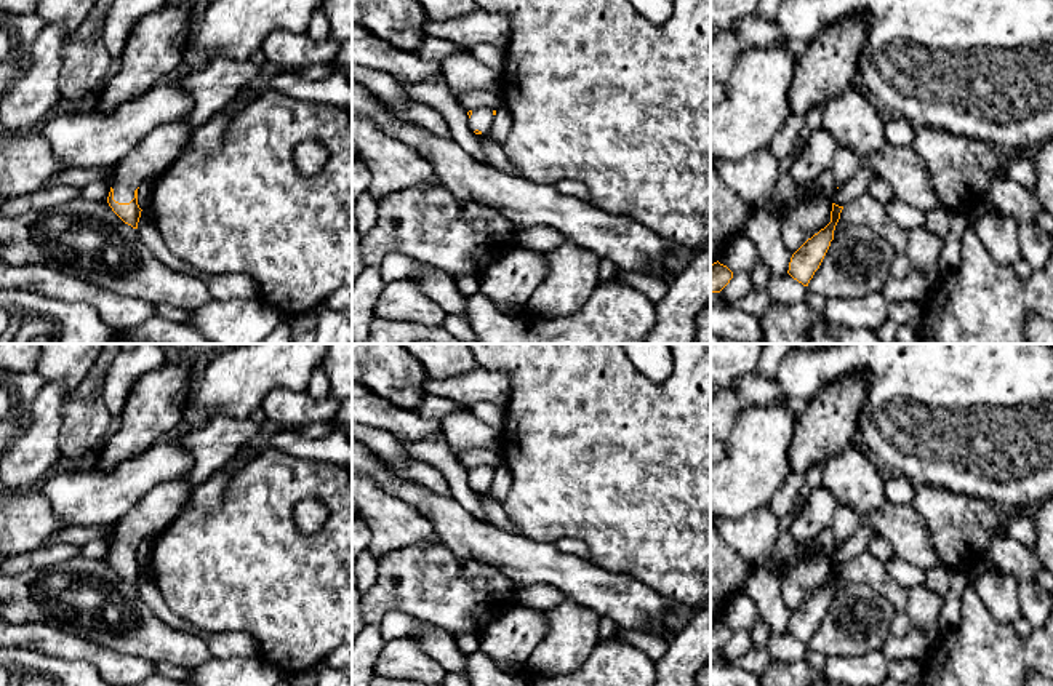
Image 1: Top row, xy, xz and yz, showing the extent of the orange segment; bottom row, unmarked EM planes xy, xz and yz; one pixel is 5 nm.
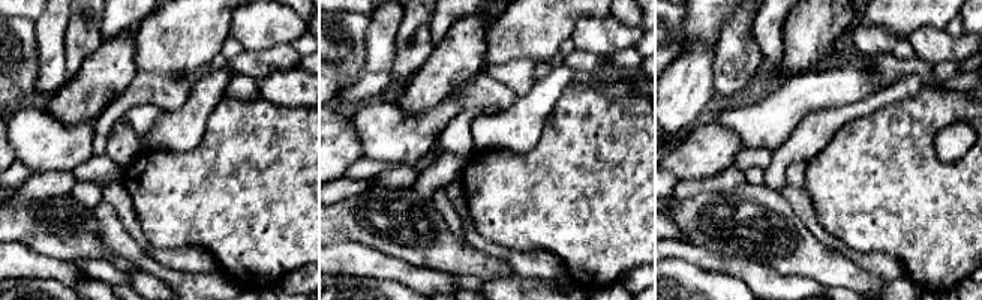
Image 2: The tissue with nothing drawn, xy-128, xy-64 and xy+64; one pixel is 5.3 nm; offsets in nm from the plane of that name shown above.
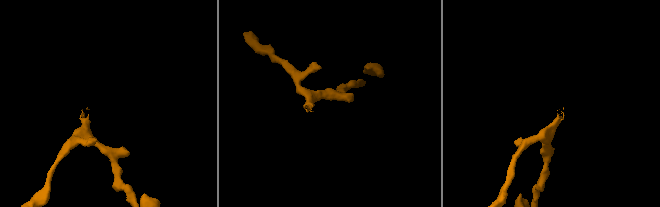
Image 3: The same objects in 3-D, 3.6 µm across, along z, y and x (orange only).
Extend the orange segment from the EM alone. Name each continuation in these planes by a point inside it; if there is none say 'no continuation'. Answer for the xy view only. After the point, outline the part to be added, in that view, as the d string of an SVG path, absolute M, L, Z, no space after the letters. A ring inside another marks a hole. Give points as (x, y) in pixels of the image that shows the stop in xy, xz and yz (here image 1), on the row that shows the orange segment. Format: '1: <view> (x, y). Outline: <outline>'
1: xy (164, 144). Outline: M171 122L154 128L141 144L115 166L114 200L130 203L134 190L158 179L184 152L195 126Z

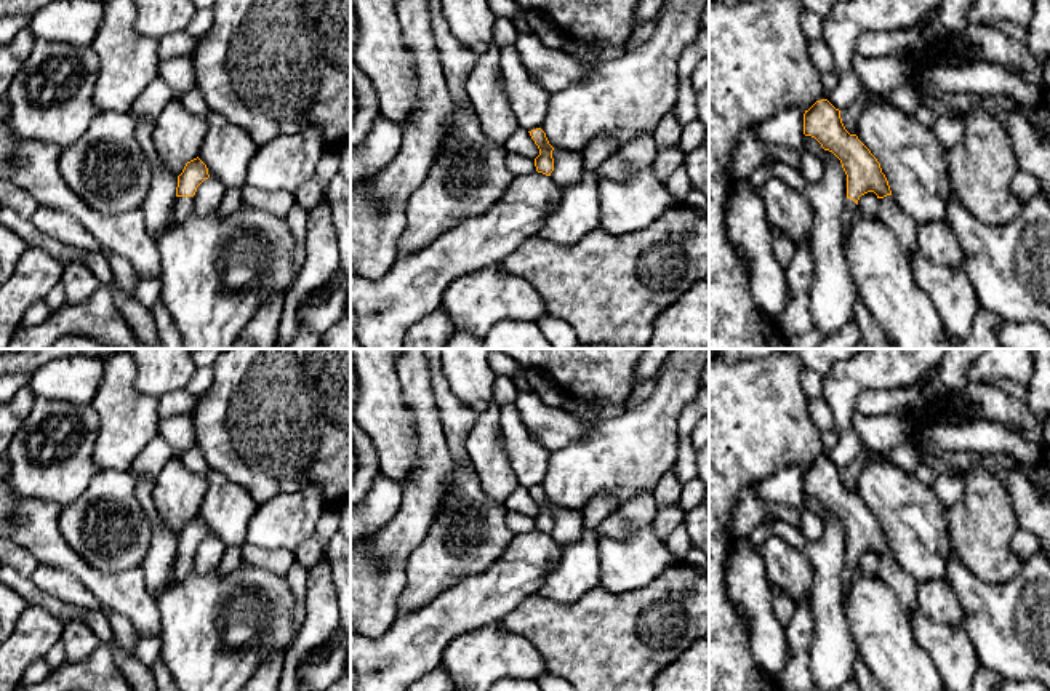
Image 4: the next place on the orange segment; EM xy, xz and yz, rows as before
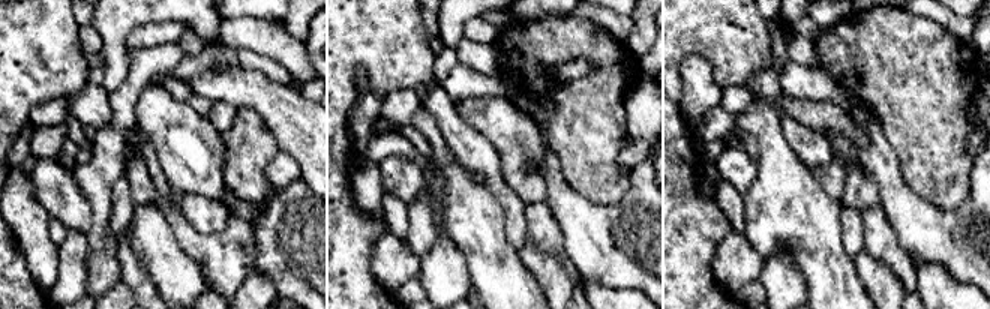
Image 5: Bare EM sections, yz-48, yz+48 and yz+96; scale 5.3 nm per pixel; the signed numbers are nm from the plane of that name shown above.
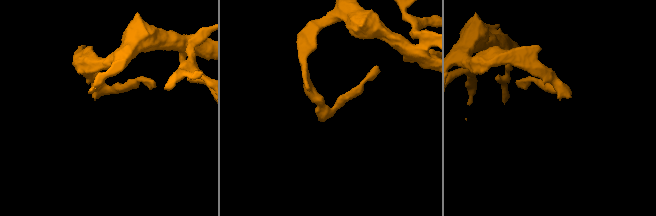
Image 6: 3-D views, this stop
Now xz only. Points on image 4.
no continuation

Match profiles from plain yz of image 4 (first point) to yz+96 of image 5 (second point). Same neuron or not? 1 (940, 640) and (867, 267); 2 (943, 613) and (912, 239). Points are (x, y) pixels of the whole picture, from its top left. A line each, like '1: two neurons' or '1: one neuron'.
1: one neuron
2: two neurons

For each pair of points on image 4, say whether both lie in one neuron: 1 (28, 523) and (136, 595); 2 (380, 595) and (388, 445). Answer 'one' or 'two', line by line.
1: one
2: two

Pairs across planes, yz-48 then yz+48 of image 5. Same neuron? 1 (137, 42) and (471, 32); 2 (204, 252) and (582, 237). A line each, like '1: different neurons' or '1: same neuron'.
1: same neuron
2: different neurons

